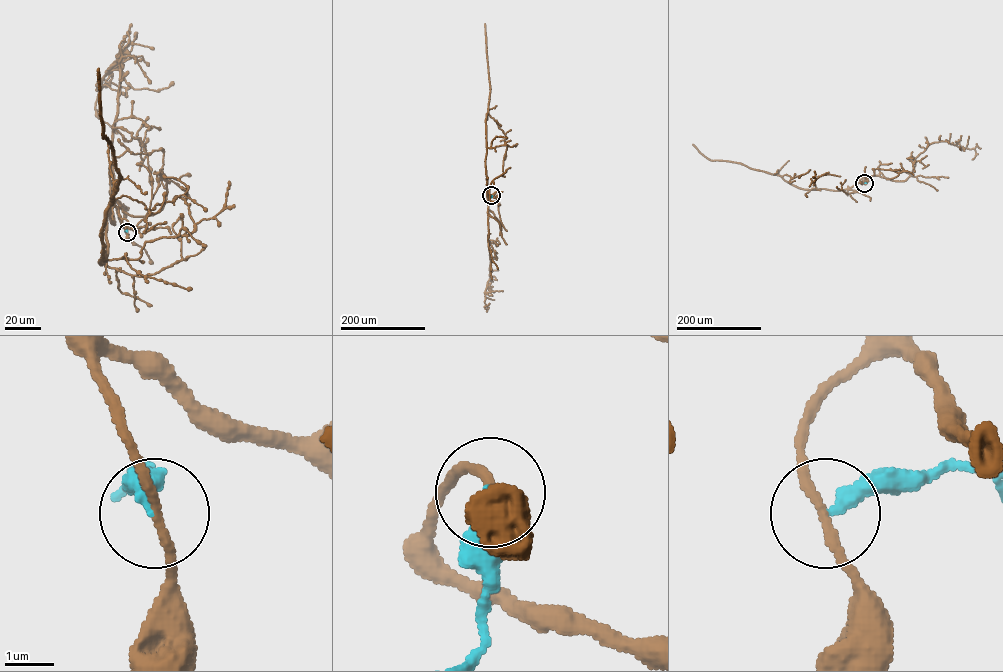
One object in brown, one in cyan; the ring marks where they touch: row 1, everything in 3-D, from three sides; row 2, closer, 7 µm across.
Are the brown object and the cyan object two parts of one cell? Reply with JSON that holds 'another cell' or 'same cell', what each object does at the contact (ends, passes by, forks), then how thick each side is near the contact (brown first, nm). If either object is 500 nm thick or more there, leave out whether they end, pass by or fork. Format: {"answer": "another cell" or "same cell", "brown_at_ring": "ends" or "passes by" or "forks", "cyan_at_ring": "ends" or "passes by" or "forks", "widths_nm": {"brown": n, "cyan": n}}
{"answer": "another cell", "brown_at_ring": "passes by", "cyan_at_ring": "ends", "widths_nm": {"brown": 180, "cyan": 280}}

